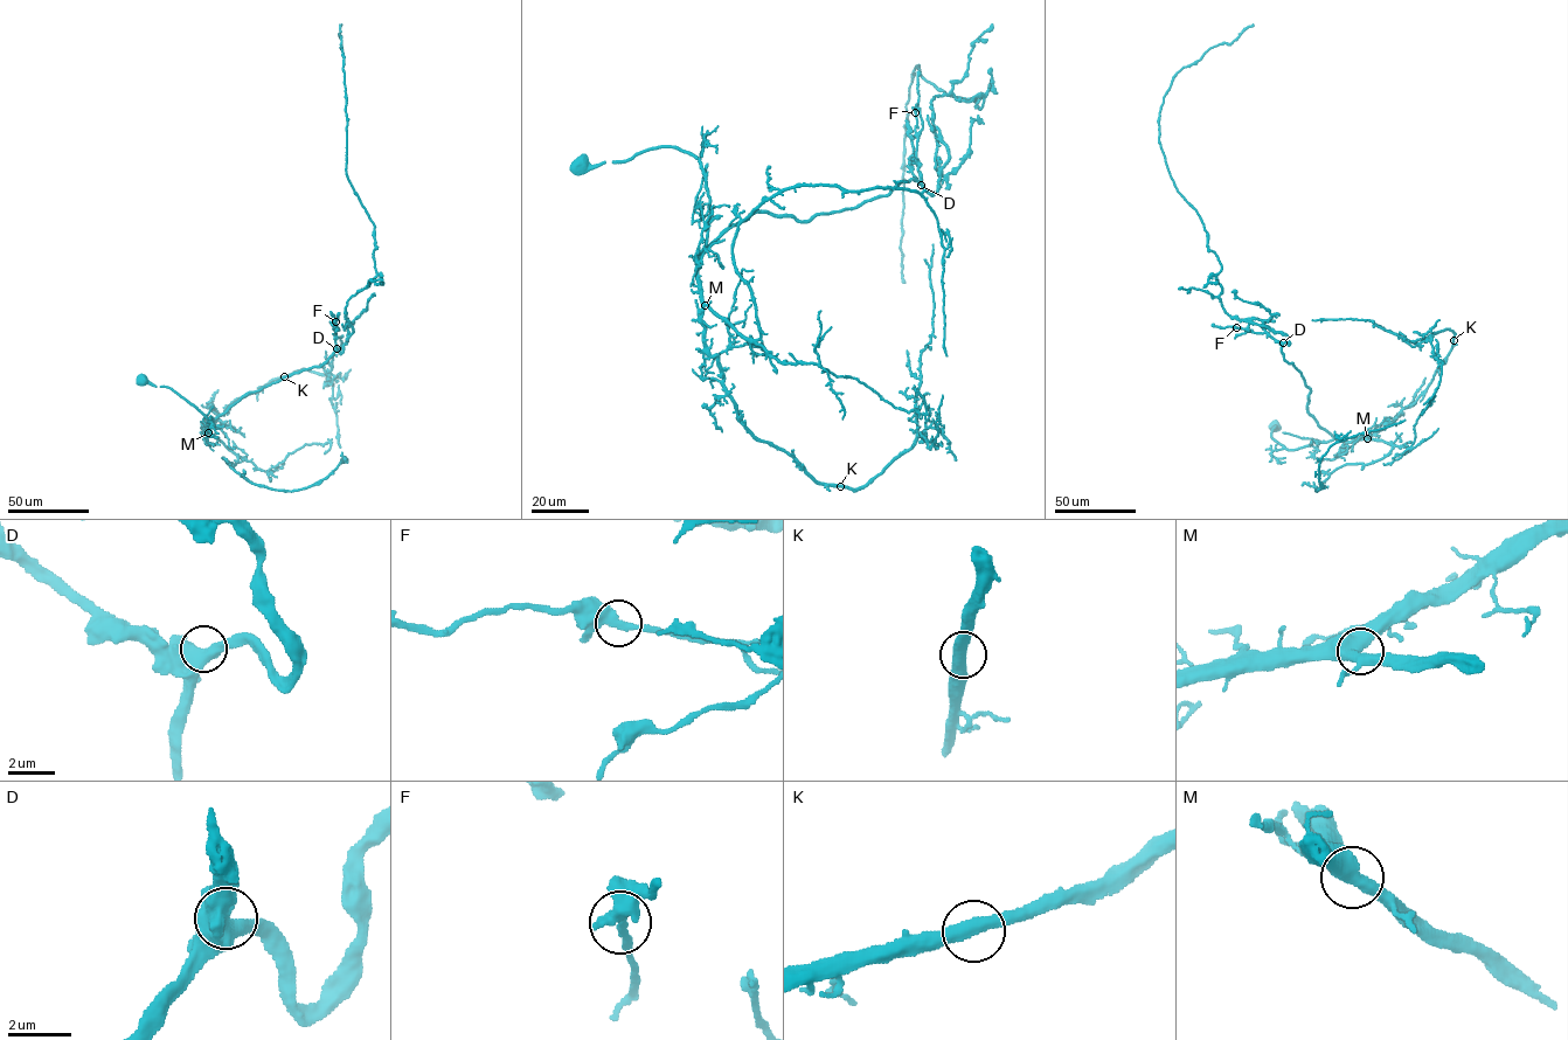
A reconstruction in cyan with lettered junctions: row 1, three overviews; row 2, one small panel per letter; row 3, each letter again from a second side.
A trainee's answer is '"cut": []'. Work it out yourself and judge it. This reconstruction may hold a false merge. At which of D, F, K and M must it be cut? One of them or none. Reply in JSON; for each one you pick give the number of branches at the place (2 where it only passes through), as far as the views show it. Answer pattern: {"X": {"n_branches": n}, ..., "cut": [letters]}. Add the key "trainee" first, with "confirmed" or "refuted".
{"trainee": "confirmed", "cut": []}

